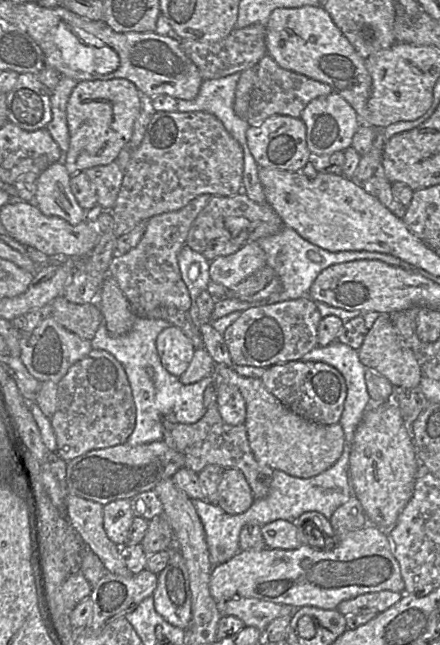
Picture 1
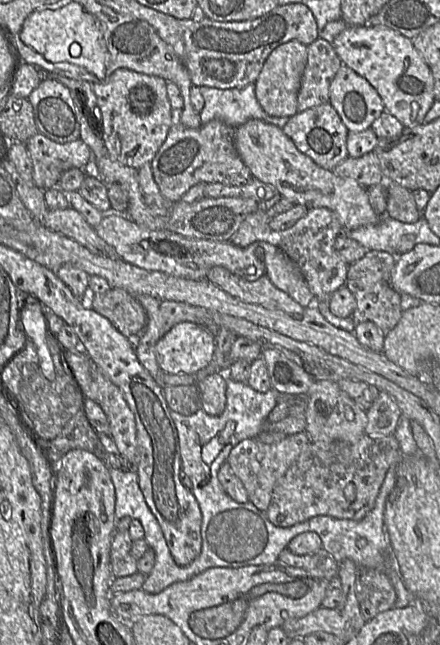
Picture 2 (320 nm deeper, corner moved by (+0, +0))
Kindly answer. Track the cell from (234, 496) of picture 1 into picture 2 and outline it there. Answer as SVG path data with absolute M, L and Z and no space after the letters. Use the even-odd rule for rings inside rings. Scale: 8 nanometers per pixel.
M362 436L356 442L311 442L275 485L265 511L278 527L290 527L315 516L361 520L375 506L389 469L404 457L395 436Z

